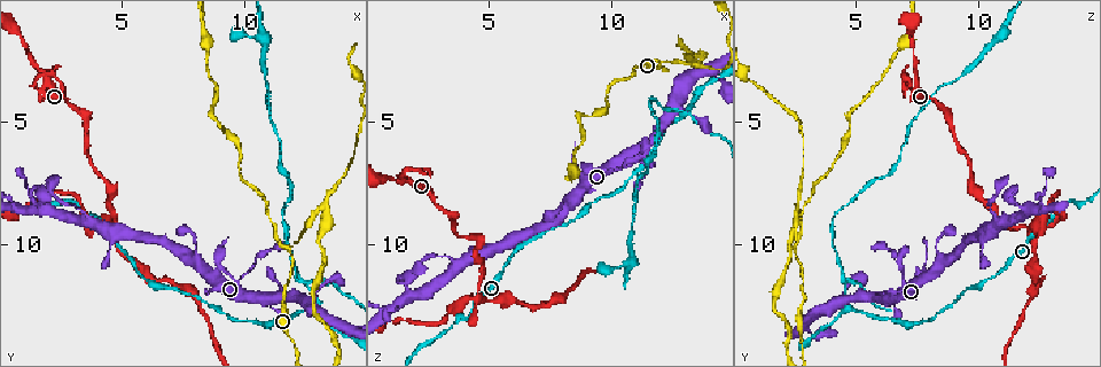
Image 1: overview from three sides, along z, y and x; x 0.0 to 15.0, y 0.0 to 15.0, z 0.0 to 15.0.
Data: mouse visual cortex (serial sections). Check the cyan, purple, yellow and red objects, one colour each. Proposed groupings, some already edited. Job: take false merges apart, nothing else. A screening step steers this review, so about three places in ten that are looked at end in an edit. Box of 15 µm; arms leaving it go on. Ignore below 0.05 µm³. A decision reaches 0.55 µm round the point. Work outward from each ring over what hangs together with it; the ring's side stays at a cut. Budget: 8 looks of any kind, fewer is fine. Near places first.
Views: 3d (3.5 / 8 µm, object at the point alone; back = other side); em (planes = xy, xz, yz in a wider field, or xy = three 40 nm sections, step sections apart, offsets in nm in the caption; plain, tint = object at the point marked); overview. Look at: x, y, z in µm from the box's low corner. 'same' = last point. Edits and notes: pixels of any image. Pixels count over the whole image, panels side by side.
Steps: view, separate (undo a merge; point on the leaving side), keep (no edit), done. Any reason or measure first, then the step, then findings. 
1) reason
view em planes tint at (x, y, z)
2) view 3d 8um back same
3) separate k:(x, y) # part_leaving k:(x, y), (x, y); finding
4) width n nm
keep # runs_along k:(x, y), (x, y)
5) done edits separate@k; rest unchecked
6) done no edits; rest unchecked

abrupt turn
view 3d 3.5um at (1.5, 7.9, 11.2)

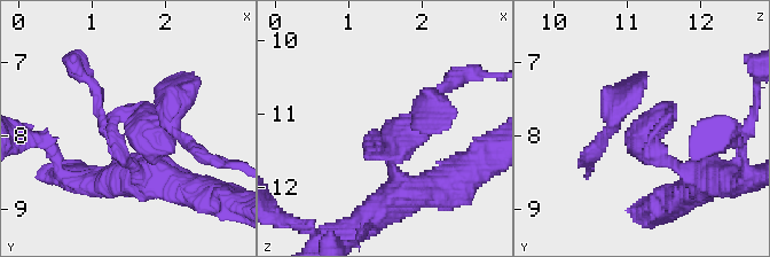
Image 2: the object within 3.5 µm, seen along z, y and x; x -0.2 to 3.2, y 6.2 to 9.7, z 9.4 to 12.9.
shape alone is not enough
view em xy step 1 tint at (1.55, 7.95, 11.30)

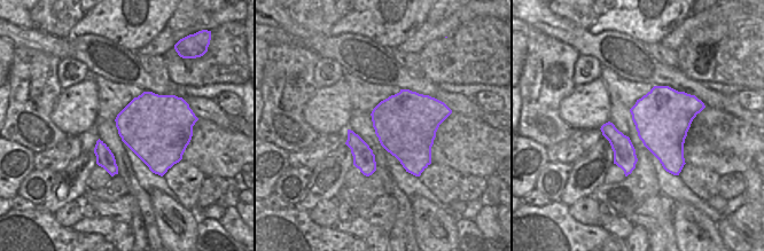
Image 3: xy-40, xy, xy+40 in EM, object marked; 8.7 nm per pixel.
keep # all the same cell

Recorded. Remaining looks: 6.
looks like a crossing
view 3d 3.5um at (4.6, 9.3, 12.2)

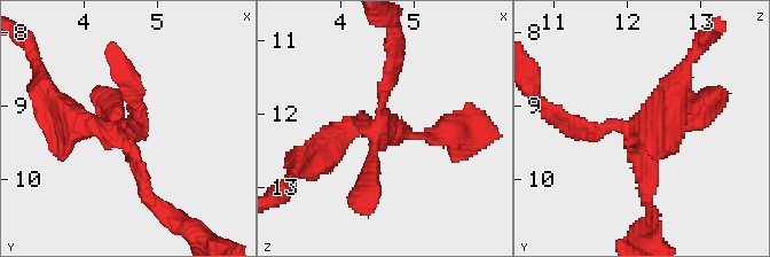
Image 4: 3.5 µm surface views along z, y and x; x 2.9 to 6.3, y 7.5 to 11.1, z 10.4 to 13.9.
view em xy step 2 tint at (4.50, 9.30, 12.15)

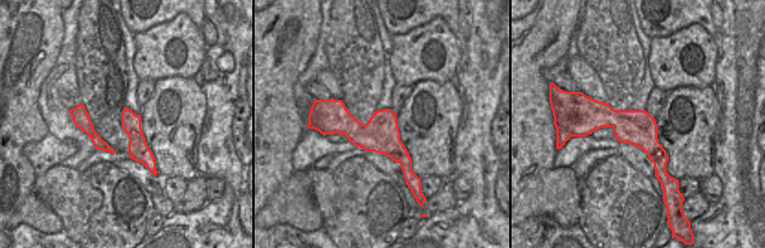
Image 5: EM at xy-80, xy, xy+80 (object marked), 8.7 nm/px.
arm_widths 150, 200, 250, 450 nm
keep # runs_along 4:(566, 121), (637, 127), (645, 194); one cell here

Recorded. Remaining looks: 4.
thick turns thin
view 3d 3.5um at (6.2, 11.4, 12.3)

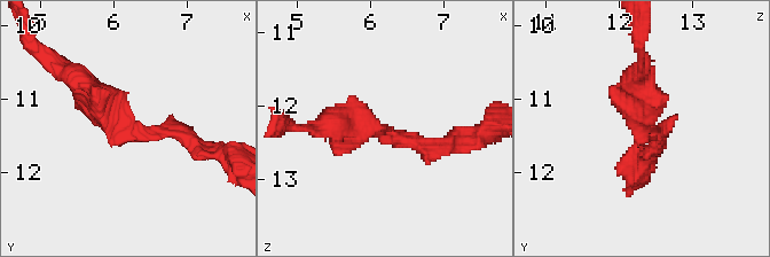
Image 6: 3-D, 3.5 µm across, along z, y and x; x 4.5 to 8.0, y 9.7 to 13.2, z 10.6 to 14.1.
arm_widths 200, 350 nm
view em xy step 1 tint at (6.20, 11.50, 12.35)

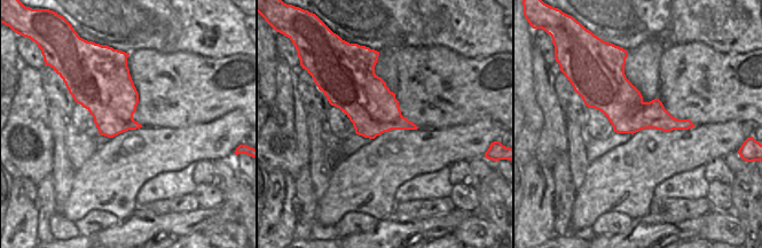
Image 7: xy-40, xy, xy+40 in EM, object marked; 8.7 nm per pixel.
keep # runs_along 6:(72, 75), (130, 135), (182, 132), (193, 142); all the same cell

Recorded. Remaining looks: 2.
a fork
view em xy step 1 tint at (12.5, 11.7, 4.6)

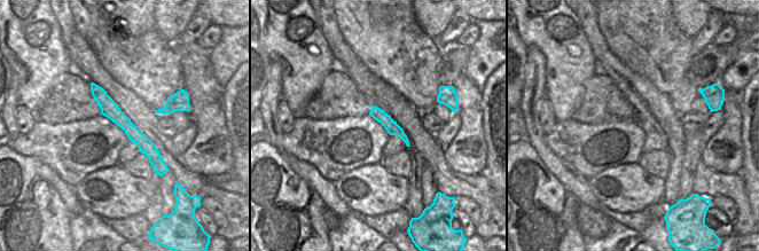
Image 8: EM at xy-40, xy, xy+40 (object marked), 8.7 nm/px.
wider look
view 3d 3.5um back same

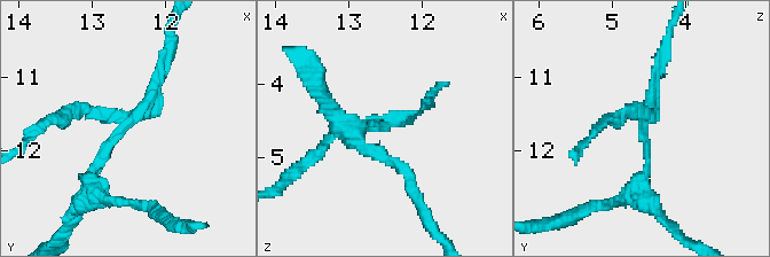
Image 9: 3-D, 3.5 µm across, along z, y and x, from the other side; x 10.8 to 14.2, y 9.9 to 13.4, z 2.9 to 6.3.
separate 9:(86, 107) # two cells meet here

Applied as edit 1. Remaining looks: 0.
done edits separate@9; rest unchecked

